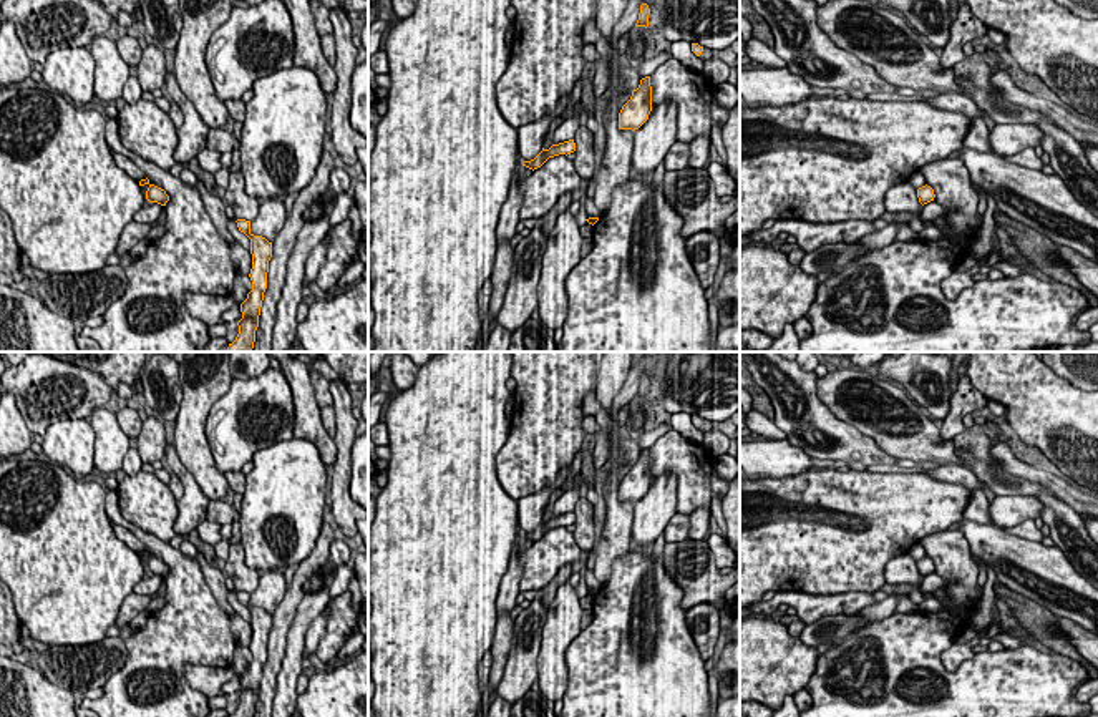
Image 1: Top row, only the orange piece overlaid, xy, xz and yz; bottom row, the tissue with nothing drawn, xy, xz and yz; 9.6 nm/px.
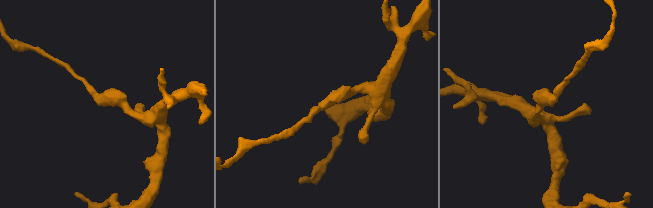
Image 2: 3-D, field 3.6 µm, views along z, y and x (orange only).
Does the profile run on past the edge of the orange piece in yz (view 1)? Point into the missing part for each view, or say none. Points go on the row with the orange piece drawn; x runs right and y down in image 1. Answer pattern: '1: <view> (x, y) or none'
1: none

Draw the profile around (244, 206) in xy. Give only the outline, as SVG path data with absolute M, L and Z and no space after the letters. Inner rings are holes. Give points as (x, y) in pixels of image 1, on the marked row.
M229 173L229 186L224 194L224 202L234 209L236 221L254 221L259 214L260 201L245 193L242 173Z

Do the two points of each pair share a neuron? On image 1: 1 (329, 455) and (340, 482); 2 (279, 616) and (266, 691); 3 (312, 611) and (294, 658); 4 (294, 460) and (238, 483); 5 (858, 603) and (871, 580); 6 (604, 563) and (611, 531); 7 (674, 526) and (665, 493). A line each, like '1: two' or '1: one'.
1: two
2: one
3: one
4: two
5: two
6: one
7: two

